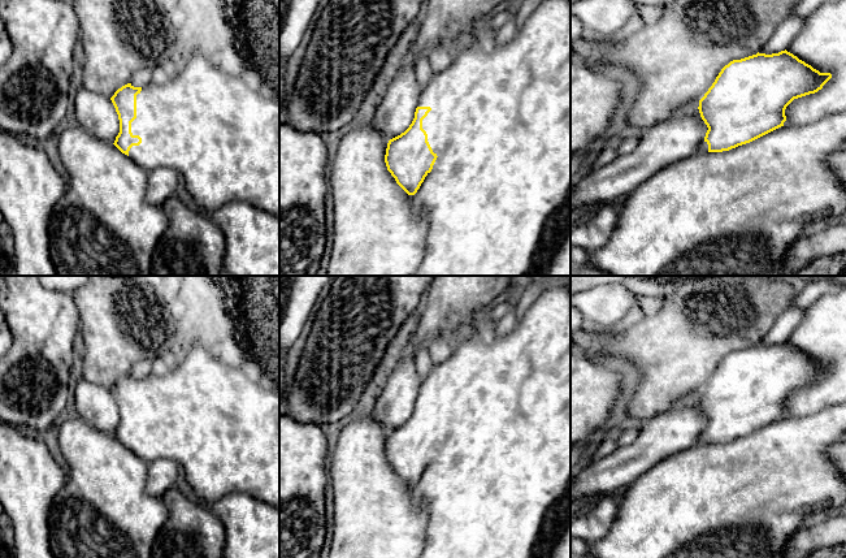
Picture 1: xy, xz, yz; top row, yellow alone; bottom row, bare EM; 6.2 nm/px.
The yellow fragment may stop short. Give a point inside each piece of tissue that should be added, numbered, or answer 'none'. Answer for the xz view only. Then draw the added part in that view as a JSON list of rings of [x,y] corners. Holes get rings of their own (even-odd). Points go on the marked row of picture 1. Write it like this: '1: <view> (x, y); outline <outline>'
1: xz (499, 124); outline [[[541,0],[541,3],[529,12],[519,26],[516,36],[506,44],[498,44],[493,38],[493,31],[485,36],[469,38],[459,43],[454,48],[454,57],[451,65],[441,73],[434,73],[428,86],[421,91],[417,107],[430,107],[431,111],[422,120],[422,129],[428,134],[428,142],[433,152],[438,156],[433,169],[425,177],[420,189],[415,194],[415,207],[418,213],[422,213],[428,221],[428,230],[424,245],[424,259],[417,271],[412,276],[526,276],[534,271],[534,255],[537,250],[545,245],[547,238],[546,221],[556,211],[564,207],[568,191],[570,190],[570,0]]]

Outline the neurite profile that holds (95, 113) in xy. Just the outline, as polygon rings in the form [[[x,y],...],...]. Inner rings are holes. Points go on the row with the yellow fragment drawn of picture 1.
[[[81,87],[71,105],[78,124],[87,133],[107,143],[114,143],[120,133],[120,120],[110,98]]]

